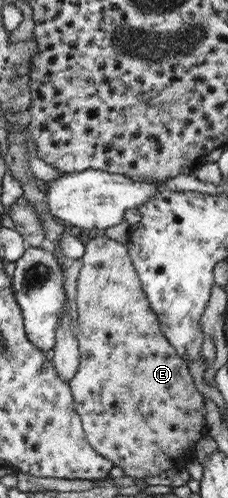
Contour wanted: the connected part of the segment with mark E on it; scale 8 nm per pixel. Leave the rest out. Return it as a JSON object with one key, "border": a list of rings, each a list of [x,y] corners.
{"border":[[[90,234],[83,241],[85,248],[83,256],[80,258],[81,268],[78,271],[76,286],[74,287],[74,293],[76,293],[74,295],[74,305],[76,305],[76,313],[78,313],[76,315],[78,328],[76,336],[79,364],[76,373],[68,381],[70,394],[74,403],[74,412],[76,412],[80,419],[86,442],[92,446],[96,454],[110,461],[112,466],[120,468],[124,476],[139,479],[150,478],[160,474],[162,471],[183,466],[187,462],[198,439],[206,436],[203,408],[206,399],[196,390],[192,377],[188,372],[186,361],[175,352],[175,349],[160,331],[159,321],[143,292],[140,280],[137,278],[131,259],[128,257],[126,245],[107,238],[105,234],[99,237]]]}

